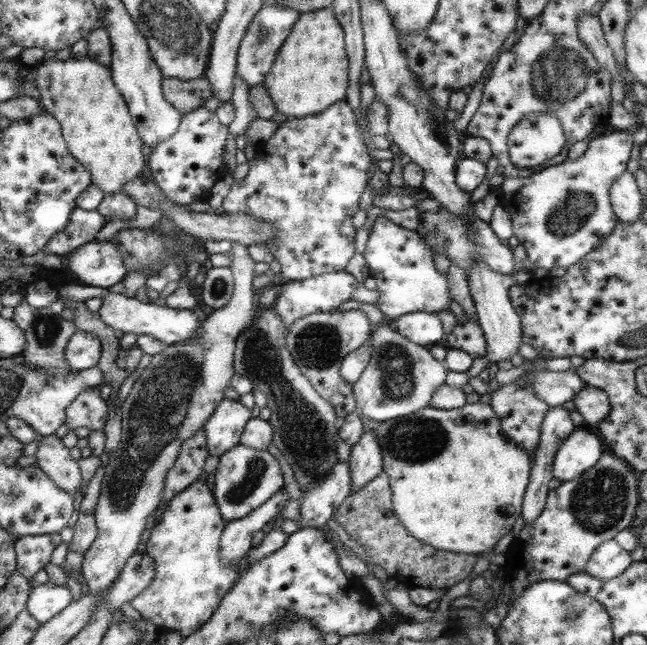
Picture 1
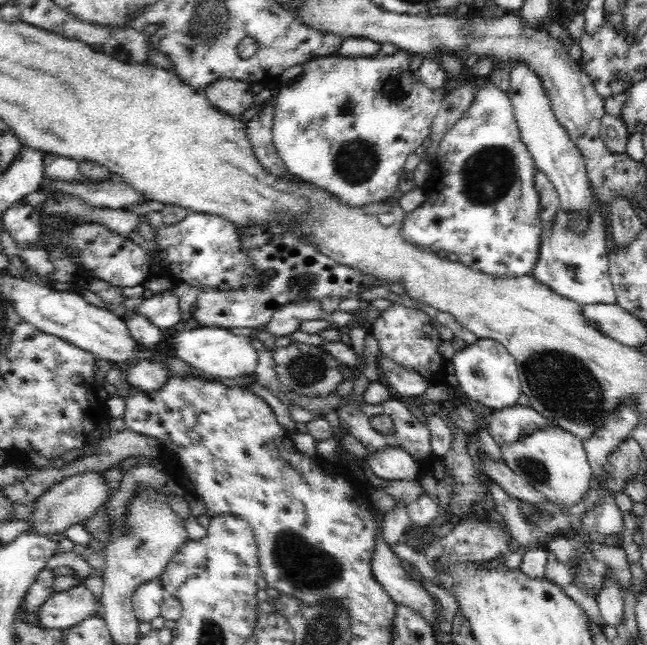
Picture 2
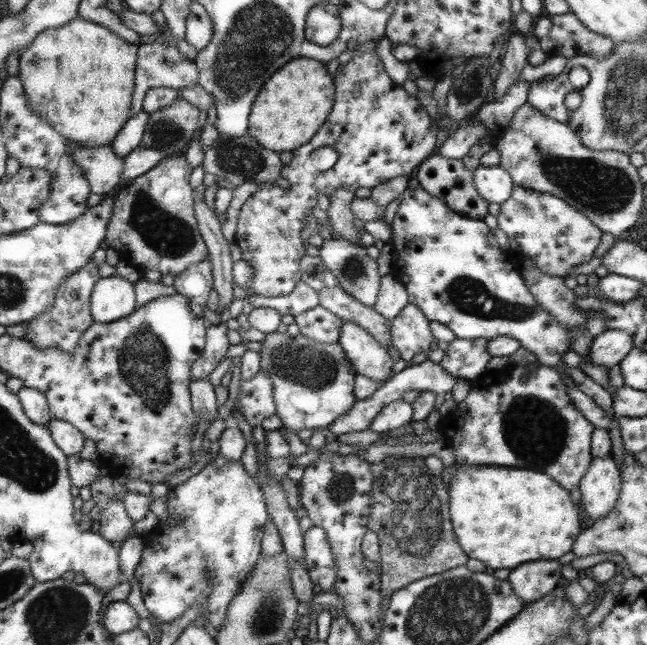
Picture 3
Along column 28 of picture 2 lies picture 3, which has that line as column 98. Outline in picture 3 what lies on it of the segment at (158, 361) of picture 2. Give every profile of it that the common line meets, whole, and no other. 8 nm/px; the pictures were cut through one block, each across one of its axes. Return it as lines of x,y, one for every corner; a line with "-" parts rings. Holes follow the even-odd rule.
104,277
94,291
92,312
98,324
110,324
124,320
137,309
134,288
124,277

